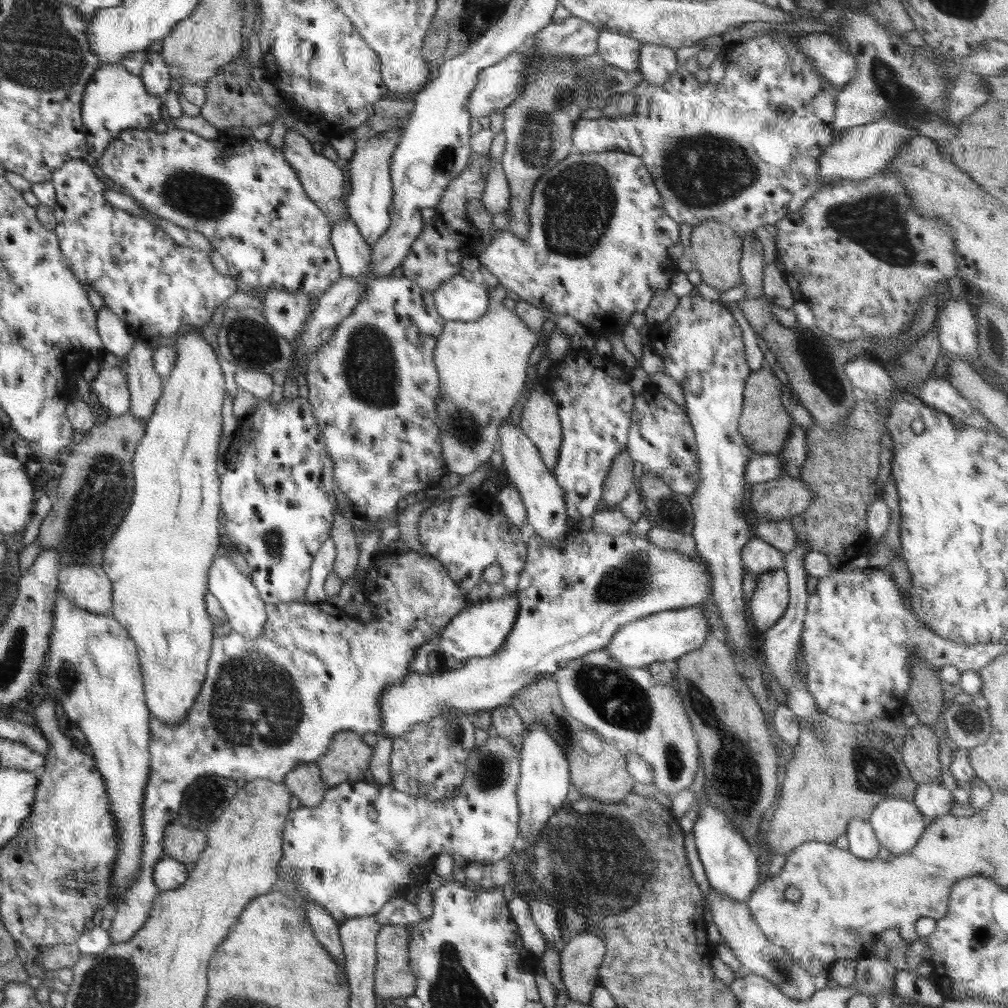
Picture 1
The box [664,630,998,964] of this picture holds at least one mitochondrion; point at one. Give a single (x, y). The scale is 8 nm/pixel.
(736, 770)

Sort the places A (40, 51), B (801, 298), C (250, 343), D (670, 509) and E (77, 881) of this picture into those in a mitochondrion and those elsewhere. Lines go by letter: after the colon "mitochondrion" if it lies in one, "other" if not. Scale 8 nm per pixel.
A: mitochondrion
B: other
C: mitochondrion
D: mitochondrion
E: mitochondrion

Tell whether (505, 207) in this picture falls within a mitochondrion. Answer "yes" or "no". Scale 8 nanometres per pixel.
no

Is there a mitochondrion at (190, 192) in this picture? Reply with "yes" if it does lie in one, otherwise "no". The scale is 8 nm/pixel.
yes

